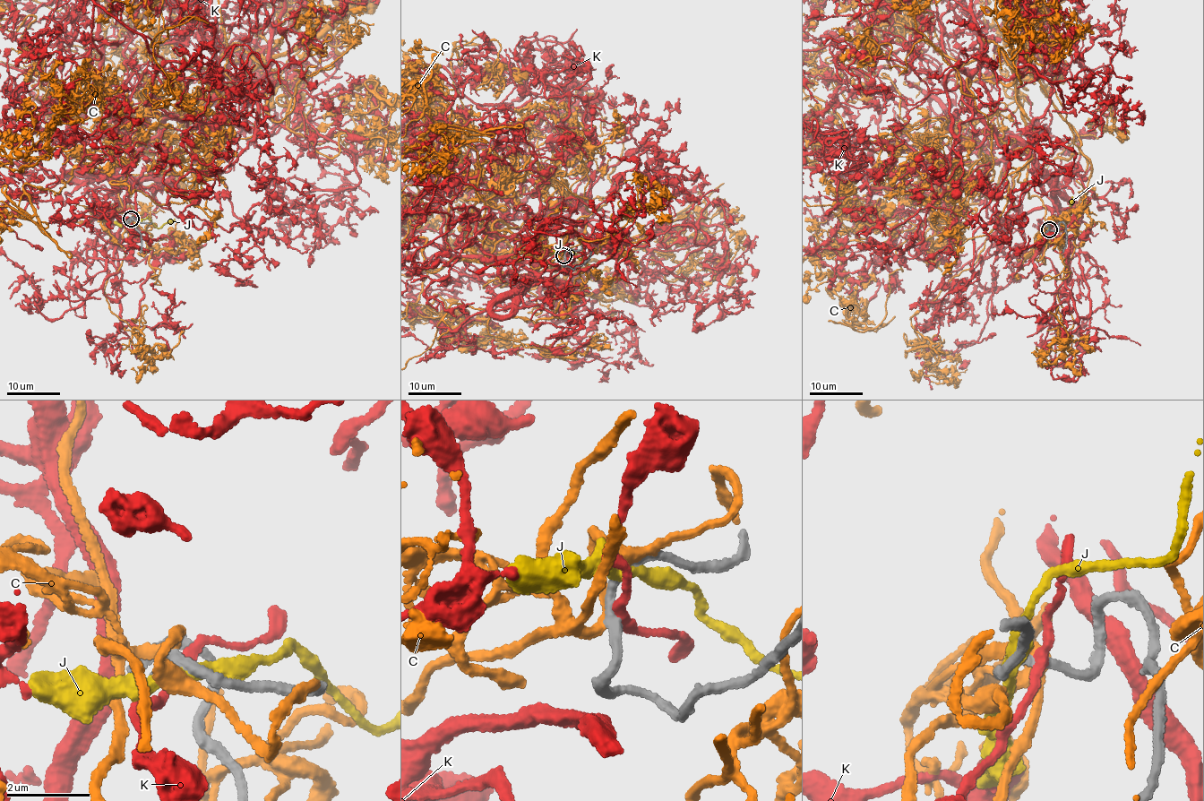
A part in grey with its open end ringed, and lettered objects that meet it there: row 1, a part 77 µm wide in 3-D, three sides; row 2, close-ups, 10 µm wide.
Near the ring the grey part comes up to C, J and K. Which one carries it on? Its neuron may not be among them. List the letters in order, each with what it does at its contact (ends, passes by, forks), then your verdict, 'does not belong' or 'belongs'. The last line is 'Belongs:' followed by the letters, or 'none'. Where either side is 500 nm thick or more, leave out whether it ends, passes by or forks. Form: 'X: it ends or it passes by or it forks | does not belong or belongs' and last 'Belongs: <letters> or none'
C: it passes by | belongs
J: it passes by | does not belong
K: it passes by | does not belong
Belongs: C

